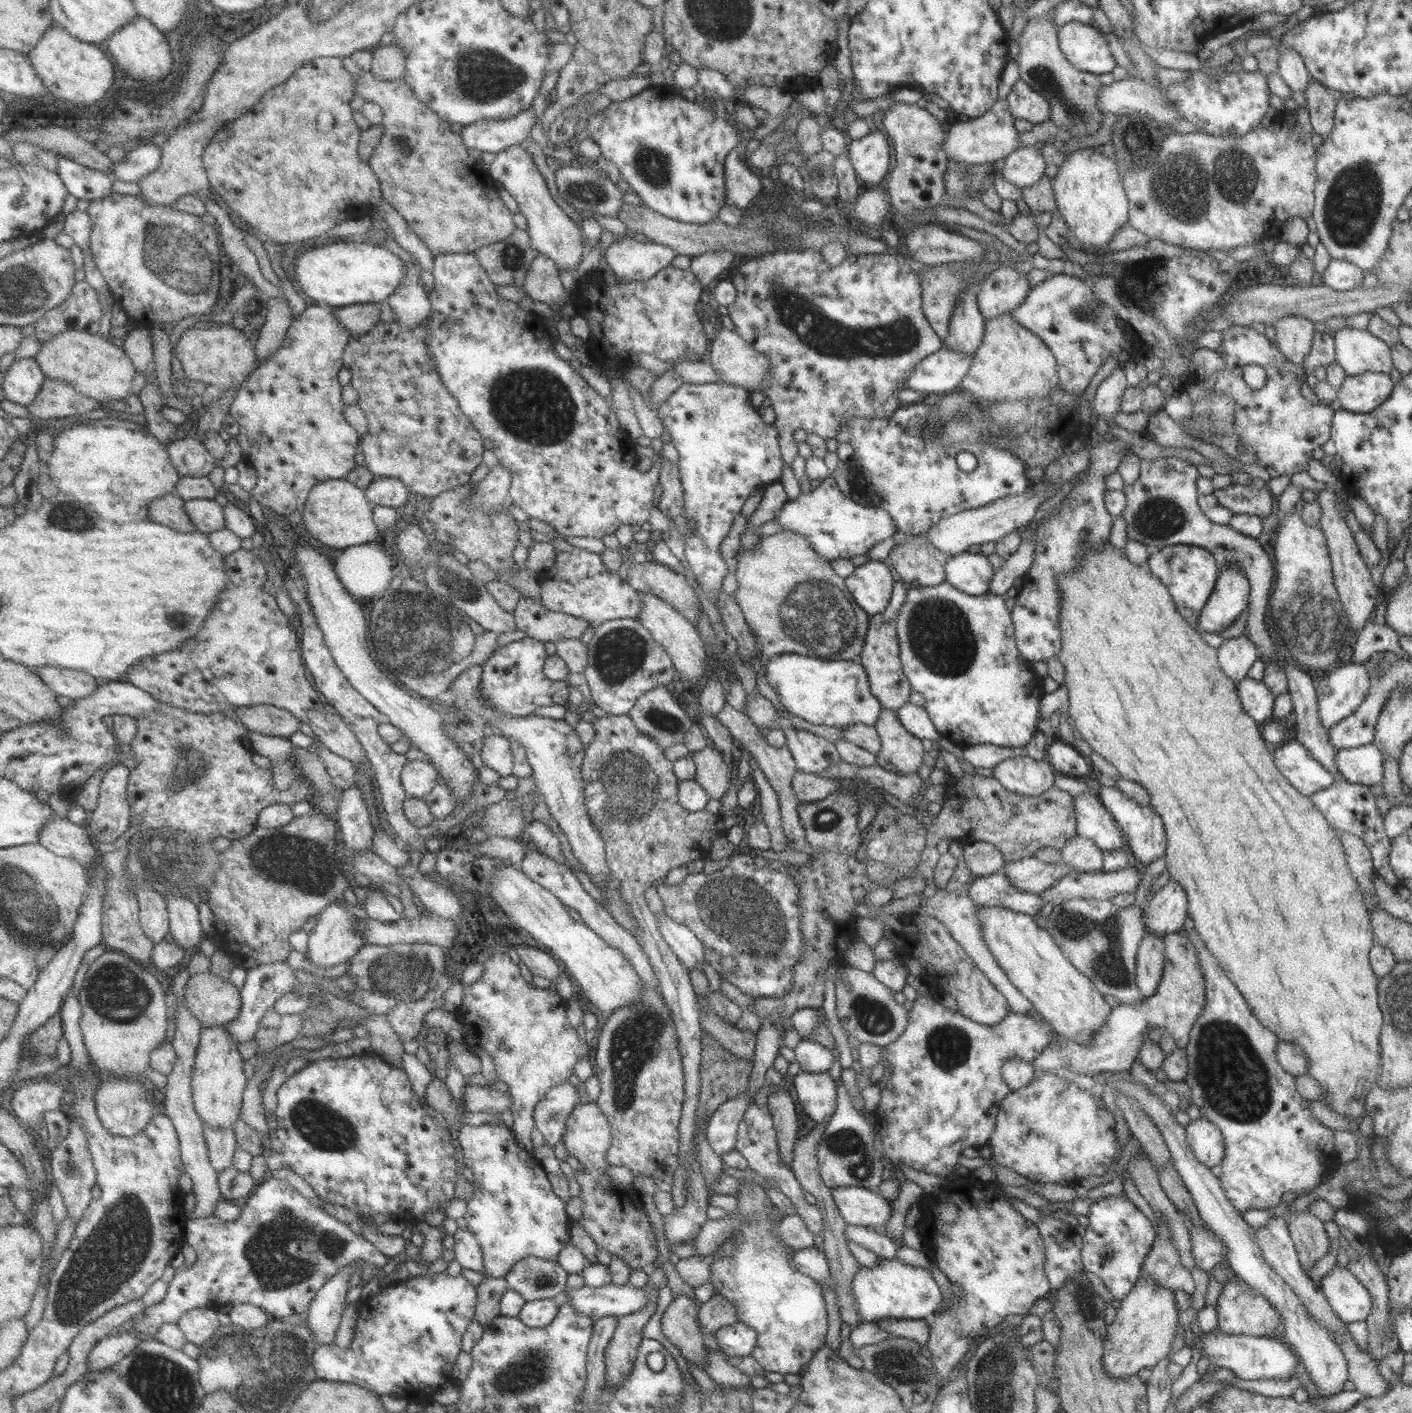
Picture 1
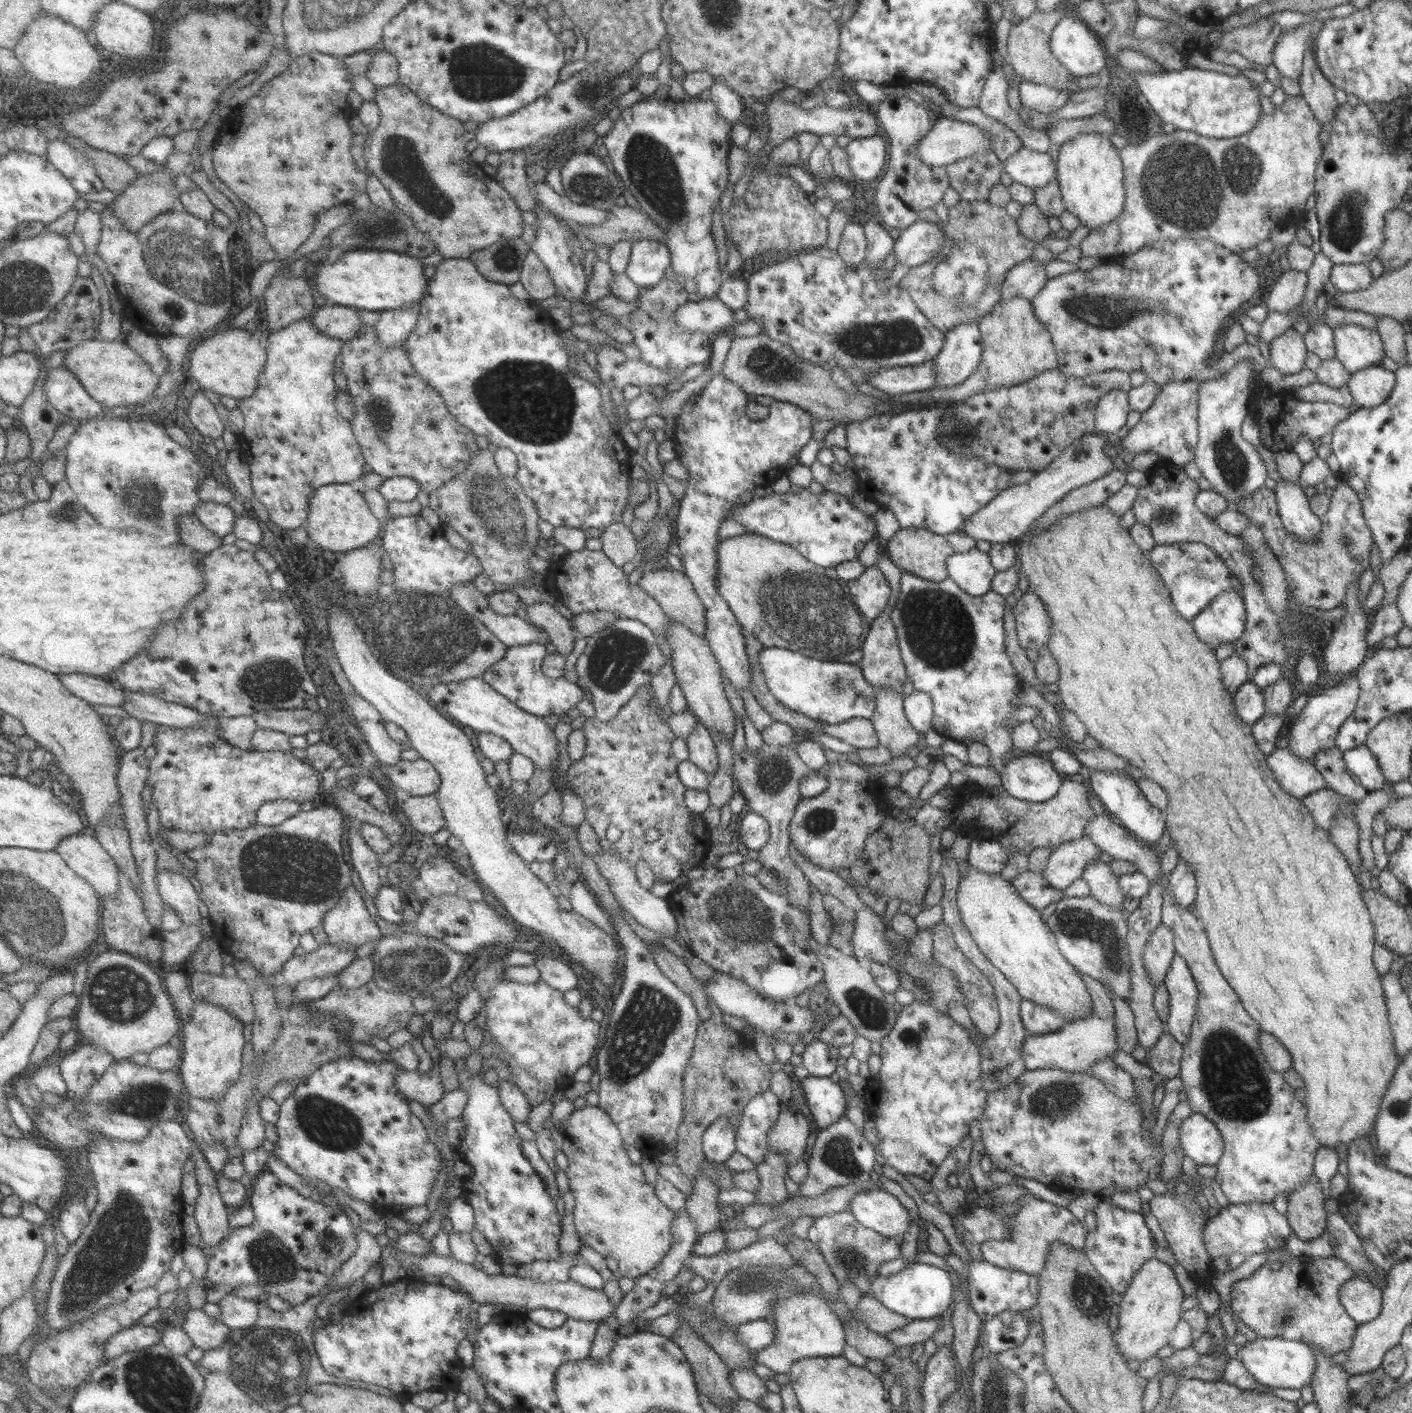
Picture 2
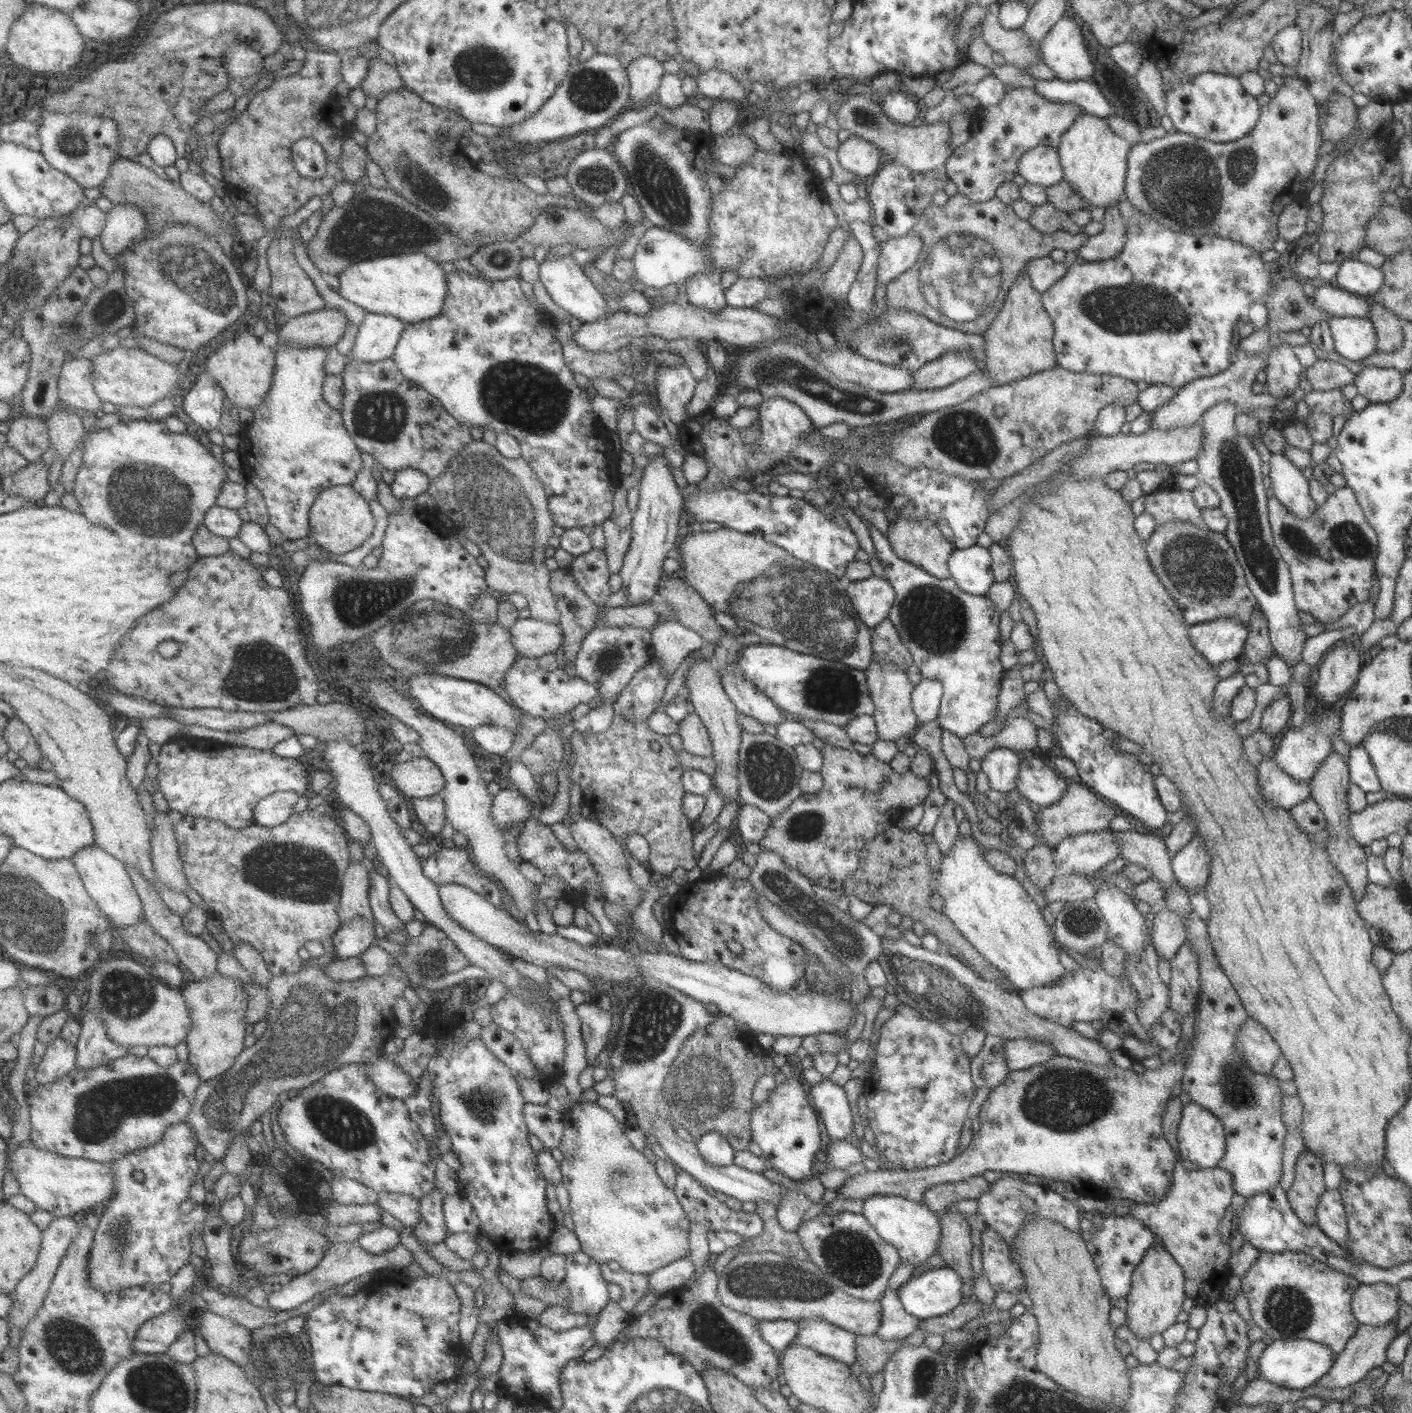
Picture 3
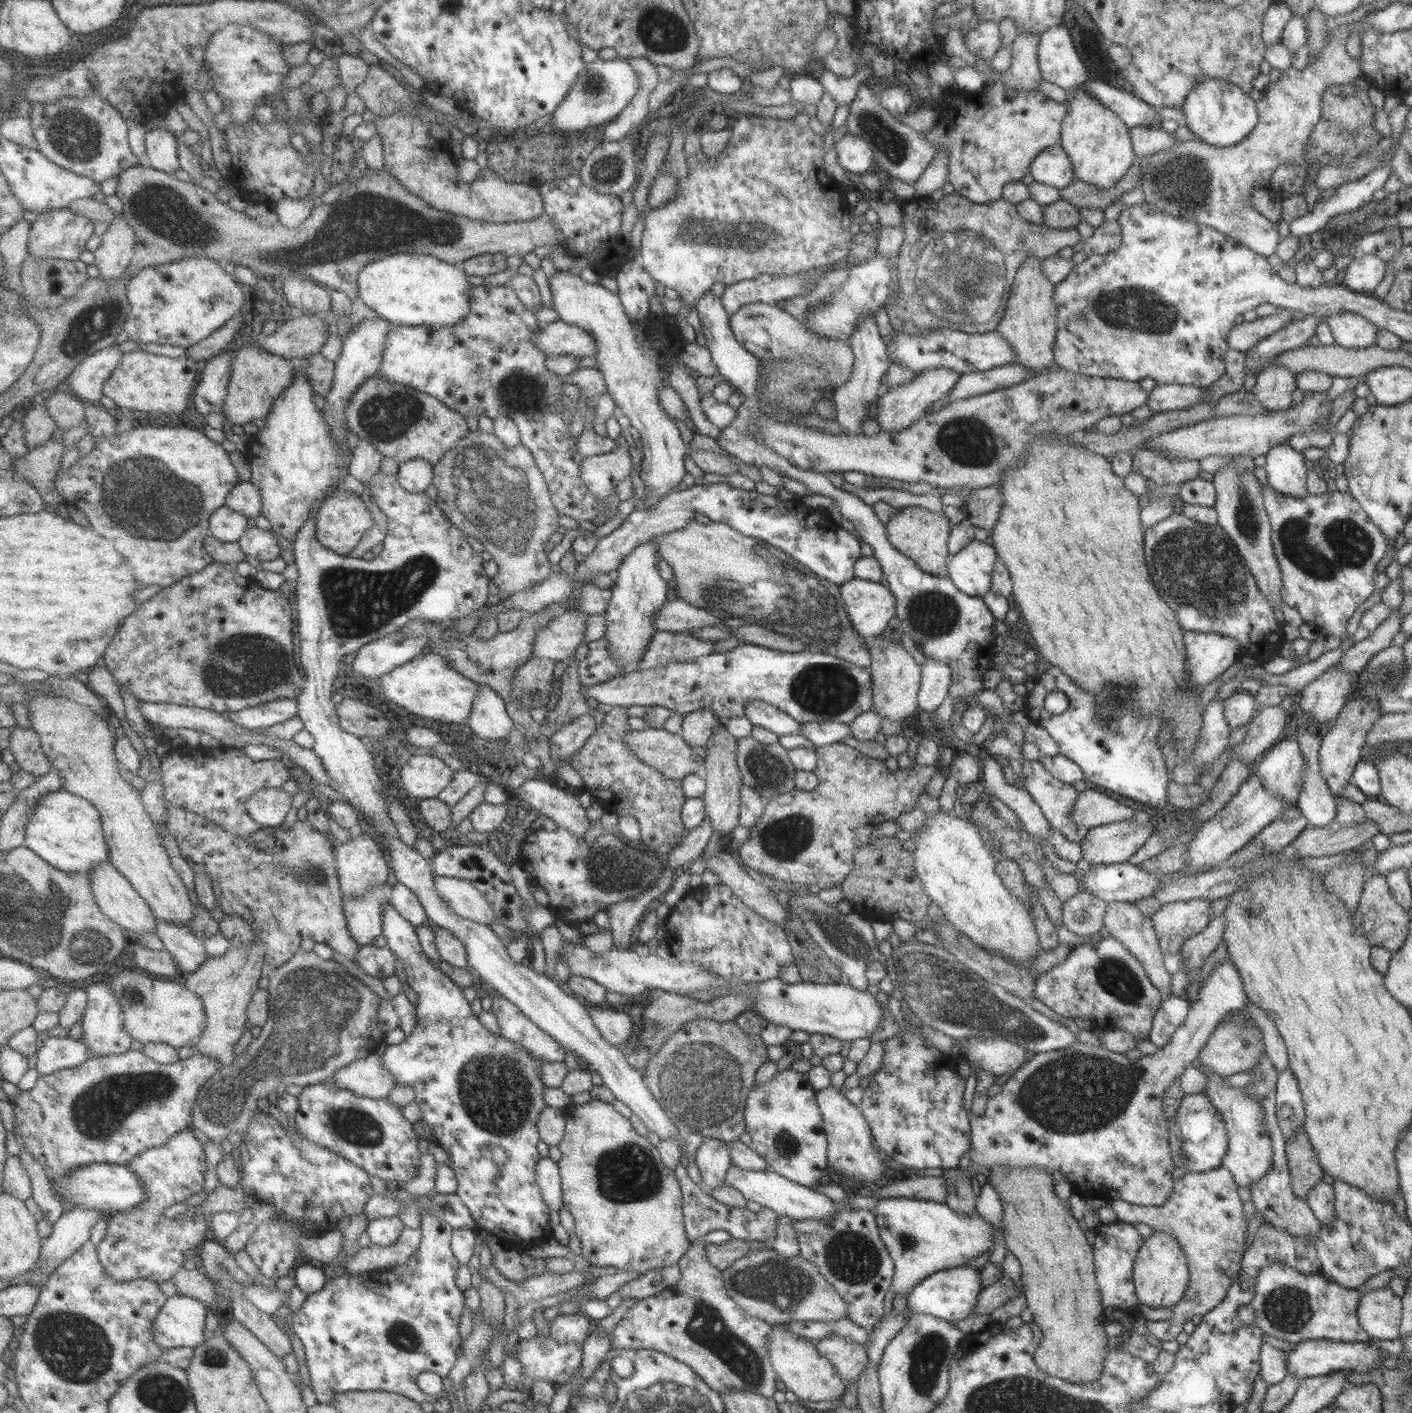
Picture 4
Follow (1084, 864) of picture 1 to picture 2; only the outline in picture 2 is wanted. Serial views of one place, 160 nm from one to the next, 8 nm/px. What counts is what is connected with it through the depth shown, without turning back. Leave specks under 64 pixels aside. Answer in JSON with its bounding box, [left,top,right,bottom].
[1080,860,1127,913]

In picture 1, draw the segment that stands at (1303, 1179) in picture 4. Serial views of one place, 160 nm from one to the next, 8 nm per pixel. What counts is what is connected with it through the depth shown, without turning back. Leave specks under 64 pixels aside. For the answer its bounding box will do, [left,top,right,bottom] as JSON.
[1286,1208,1330,1271]

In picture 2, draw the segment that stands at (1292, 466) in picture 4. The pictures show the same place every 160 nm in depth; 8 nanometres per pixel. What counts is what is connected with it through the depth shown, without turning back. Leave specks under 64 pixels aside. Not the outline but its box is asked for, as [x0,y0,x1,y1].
[1275,477,1322,540]

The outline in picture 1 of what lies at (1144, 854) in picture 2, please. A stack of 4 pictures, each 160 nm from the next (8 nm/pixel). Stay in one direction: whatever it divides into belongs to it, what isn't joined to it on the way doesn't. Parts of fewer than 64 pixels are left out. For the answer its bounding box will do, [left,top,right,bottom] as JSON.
[1075,791,1127,850]

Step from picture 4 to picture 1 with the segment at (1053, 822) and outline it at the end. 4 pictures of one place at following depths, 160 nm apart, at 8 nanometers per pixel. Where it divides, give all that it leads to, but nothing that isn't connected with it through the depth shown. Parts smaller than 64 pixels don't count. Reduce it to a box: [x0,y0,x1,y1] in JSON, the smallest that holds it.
[993,756,1056,796]

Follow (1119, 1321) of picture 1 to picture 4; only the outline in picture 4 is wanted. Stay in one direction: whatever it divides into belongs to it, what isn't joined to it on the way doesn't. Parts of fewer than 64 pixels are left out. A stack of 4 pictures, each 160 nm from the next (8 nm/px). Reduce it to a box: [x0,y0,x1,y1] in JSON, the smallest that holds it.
[1132,1230,1189,1309]

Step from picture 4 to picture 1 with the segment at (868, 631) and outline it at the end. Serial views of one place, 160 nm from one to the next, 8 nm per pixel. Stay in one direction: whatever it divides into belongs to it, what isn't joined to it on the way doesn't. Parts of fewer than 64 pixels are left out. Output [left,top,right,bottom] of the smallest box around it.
[844,561,895,616]

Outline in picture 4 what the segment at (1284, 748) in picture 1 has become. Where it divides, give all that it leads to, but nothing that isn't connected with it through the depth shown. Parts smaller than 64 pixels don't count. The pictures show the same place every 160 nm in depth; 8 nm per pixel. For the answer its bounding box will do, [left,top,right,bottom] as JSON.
[1185,774,1287,868]

